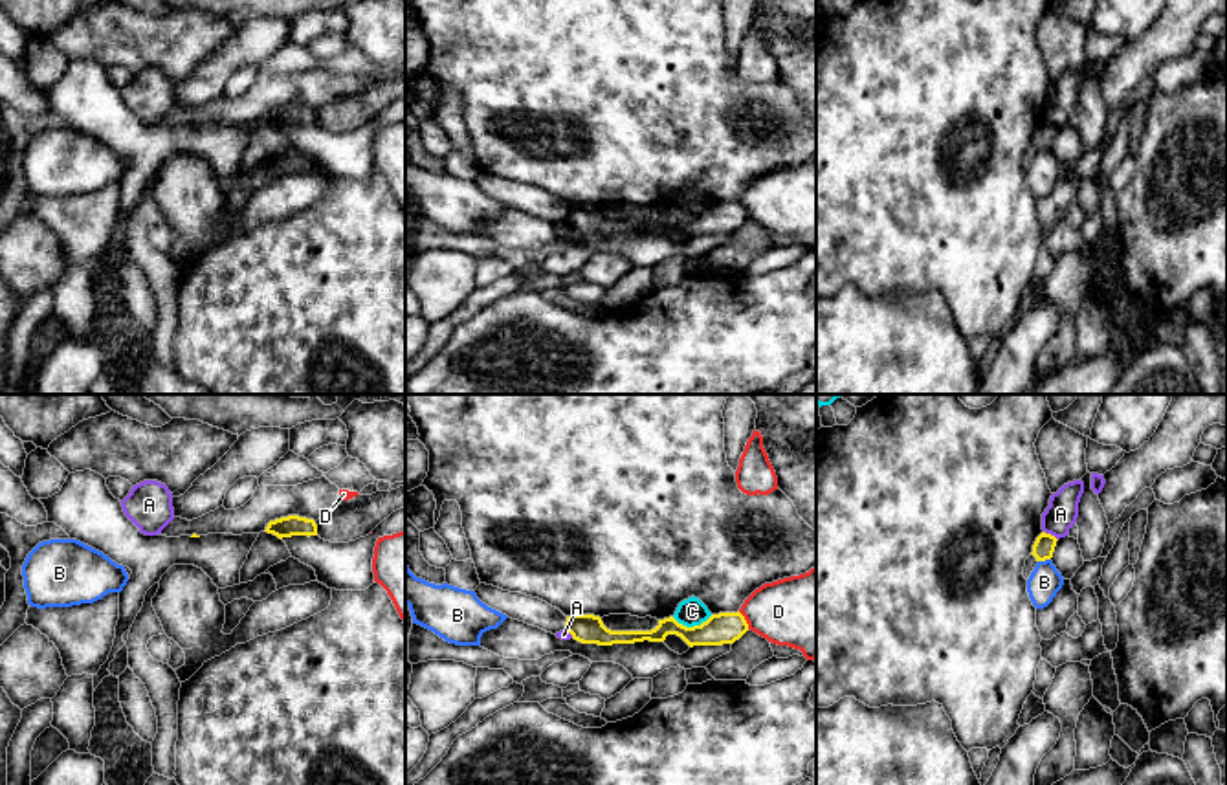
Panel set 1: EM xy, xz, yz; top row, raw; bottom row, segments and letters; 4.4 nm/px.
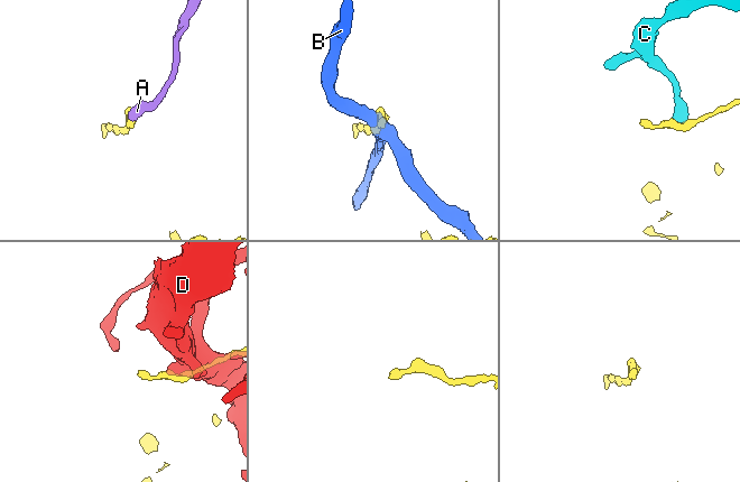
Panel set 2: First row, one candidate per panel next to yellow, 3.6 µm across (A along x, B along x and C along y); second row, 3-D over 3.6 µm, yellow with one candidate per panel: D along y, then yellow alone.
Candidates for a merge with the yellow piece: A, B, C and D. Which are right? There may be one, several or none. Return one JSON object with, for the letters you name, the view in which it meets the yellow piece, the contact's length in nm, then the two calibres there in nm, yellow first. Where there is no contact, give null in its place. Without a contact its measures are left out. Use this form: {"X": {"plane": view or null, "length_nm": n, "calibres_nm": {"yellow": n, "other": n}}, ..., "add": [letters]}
{"add": []}

